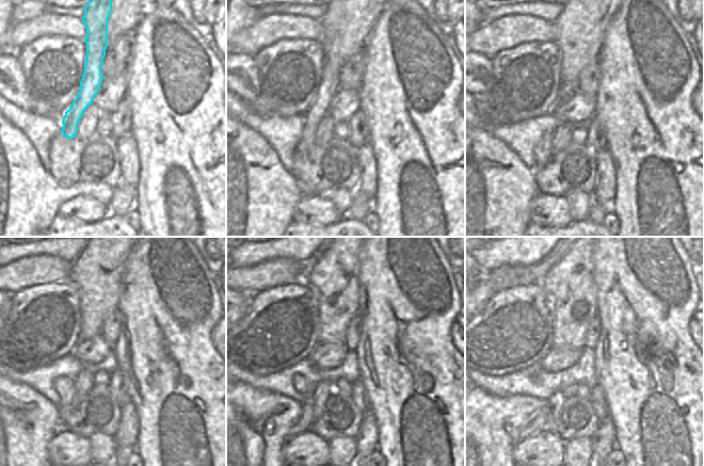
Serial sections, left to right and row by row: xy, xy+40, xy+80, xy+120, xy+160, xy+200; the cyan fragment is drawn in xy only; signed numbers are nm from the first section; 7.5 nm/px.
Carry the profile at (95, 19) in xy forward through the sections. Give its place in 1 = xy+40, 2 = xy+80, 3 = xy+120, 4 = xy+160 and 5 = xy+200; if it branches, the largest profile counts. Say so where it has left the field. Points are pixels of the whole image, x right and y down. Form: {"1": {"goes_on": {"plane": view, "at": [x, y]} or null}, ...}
{"1": {"goes_on": {"plane": "xy+40", "at": [330, 84]}}, "2": {"goes_on": {"plane": "xy+80", "at": [543, 150]}}, "3": {"goes_on": {"plane": "xy+120", "at": [64, 386]}}, "4": {"goes_on": {"plane": "xy+160", "at": [301, 384]}}, "5": {"goes_on": {"plane": "xy+200", "at": [538, 423]}}}

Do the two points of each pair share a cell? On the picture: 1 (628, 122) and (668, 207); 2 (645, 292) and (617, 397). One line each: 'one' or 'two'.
1: one
2: one

